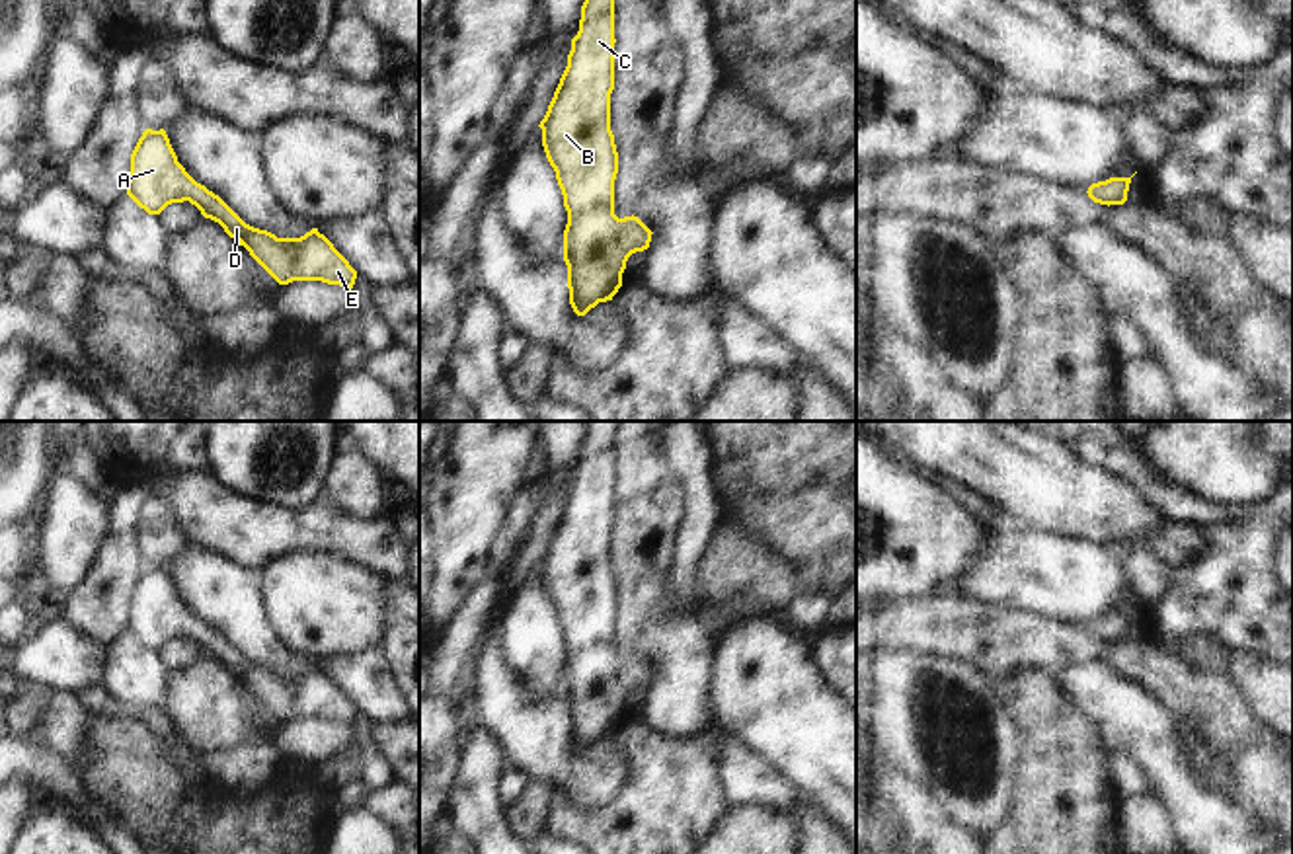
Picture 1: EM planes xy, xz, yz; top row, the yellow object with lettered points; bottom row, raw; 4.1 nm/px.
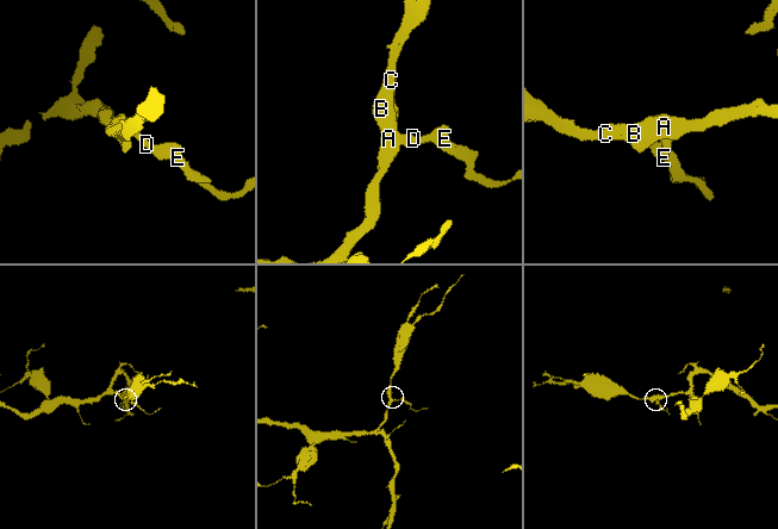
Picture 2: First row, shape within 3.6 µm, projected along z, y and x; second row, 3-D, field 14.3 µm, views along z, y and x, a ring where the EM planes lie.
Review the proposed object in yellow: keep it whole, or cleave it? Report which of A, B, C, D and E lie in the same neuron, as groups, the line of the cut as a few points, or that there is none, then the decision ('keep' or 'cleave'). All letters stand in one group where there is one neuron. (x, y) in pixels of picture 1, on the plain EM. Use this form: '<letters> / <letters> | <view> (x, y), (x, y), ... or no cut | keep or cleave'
A B C D E | no cut | keep

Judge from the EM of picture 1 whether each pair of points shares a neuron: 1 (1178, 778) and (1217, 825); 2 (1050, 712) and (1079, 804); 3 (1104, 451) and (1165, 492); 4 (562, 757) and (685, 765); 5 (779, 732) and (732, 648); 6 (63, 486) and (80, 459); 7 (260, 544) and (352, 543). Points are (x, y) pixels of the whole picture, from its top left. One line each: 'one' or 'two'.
1: one
2: one
3: one
4: two
5: one
6: two
7: one

